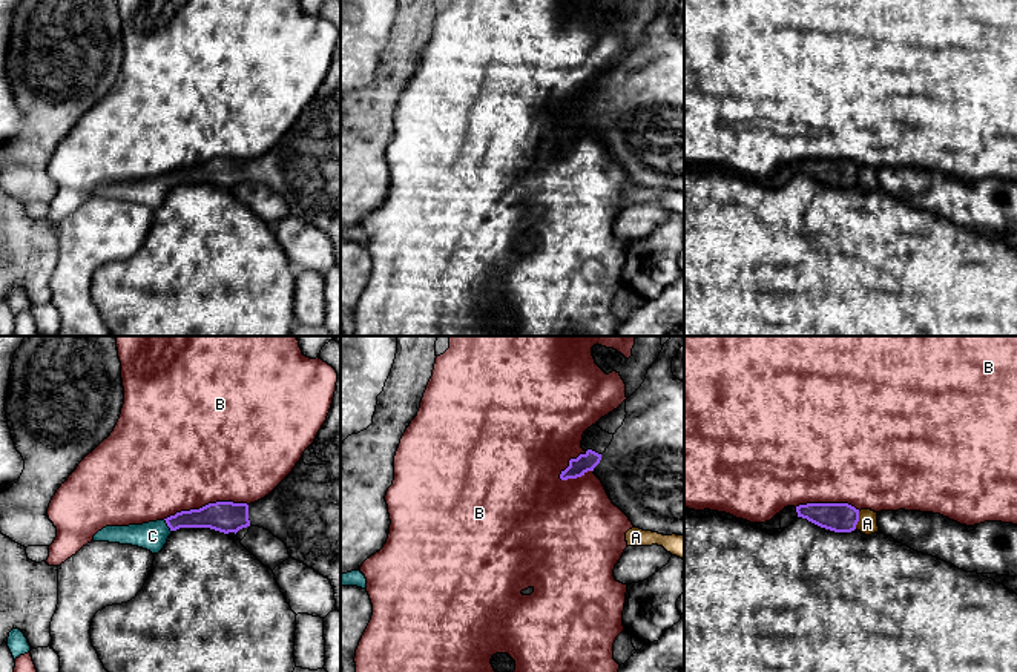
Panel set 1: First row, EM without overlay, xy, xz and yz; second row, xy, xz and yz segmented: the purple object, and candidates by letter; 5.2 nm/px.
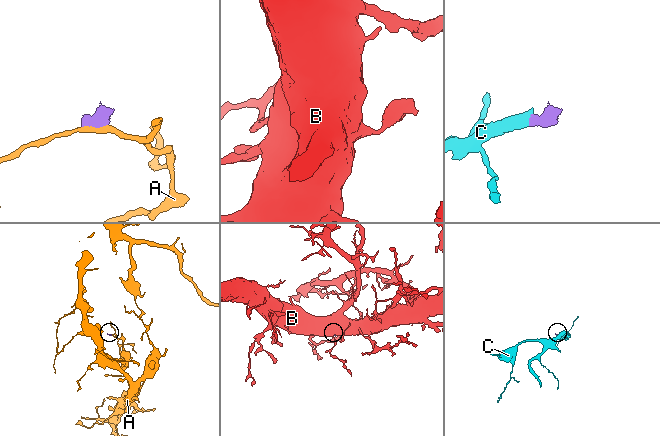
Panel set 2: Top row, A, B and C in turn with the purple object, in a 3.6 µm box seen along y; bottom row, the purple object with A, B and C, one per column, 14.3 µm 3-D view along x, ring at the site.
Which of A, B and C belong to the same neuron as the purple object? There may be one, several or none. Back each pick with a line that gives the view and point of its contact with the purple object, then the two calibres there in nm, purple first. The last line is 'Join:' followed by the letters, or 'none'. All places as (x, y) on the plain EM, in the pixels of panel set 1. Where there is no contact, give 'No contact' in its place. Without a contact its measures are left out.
C: Touches purple at xy (167, 181). Thickness 140 nm (purple) against 150 nm
Join: C

